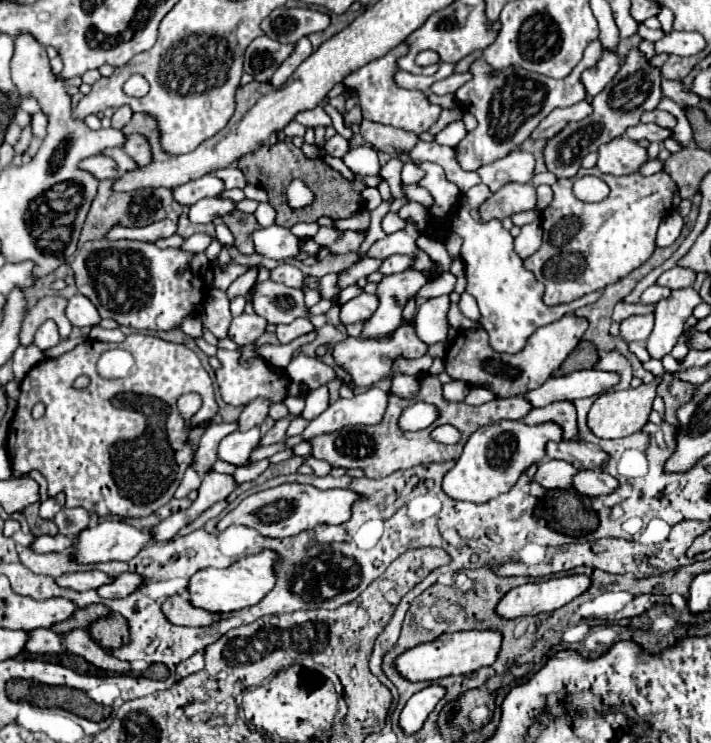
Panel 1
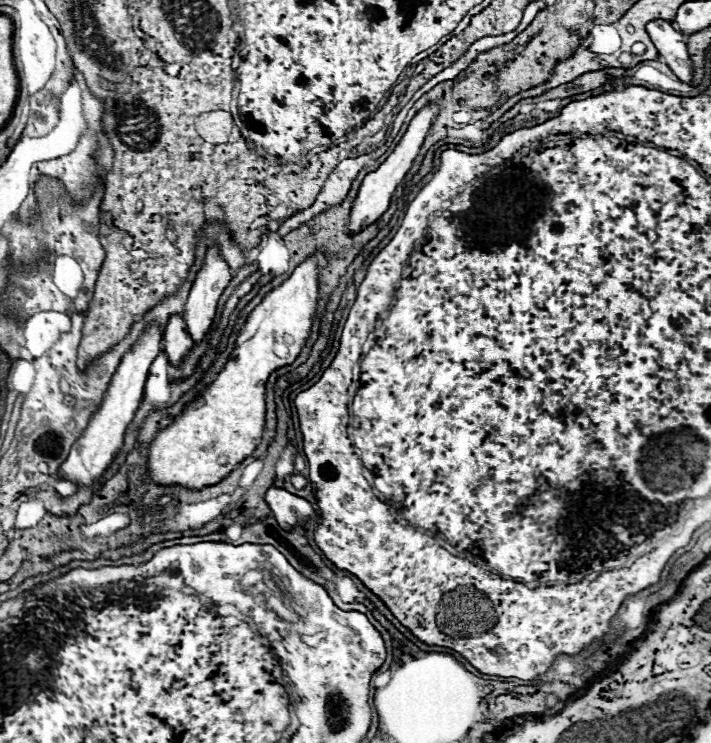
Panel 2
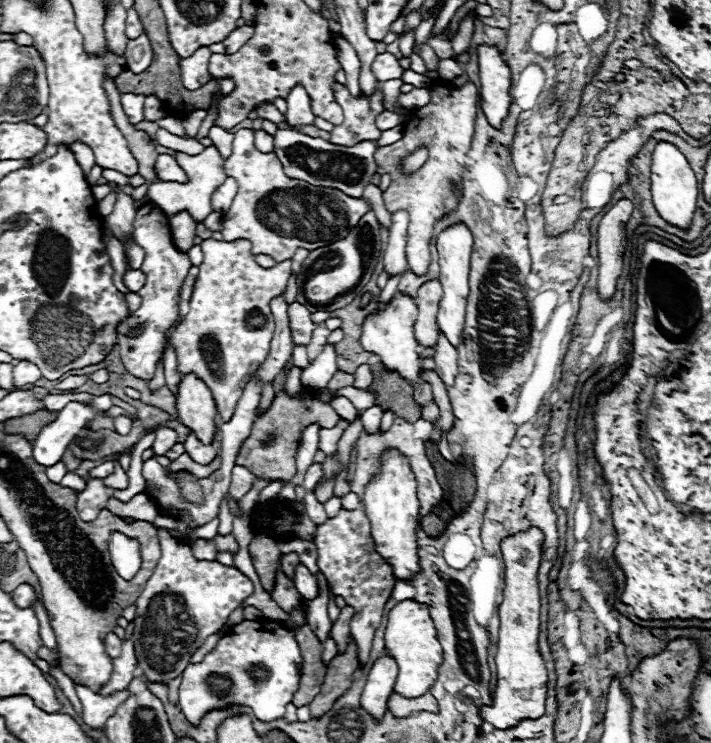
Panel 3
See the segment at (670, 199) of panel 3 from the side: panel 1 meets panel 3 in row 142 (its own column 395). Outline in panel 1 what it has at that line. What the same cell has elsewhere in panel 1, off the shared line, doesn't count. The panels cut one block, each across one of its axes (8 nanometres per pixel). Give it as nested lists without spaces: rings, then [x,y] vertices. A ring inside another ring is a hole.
[[[470,630],[470,632],[454,632],[454,634],[442,634],[440,638],[432,642],[418,644],[404,654],[400,654],[394,660],[396,672],[410,680],[410,682],[432,682],[444,676],[456,676],[456,674],[468,674],[476,672],[482,666],[490,666],[496,660],[496,654],[502,644],[502,634],[492,630]]]

